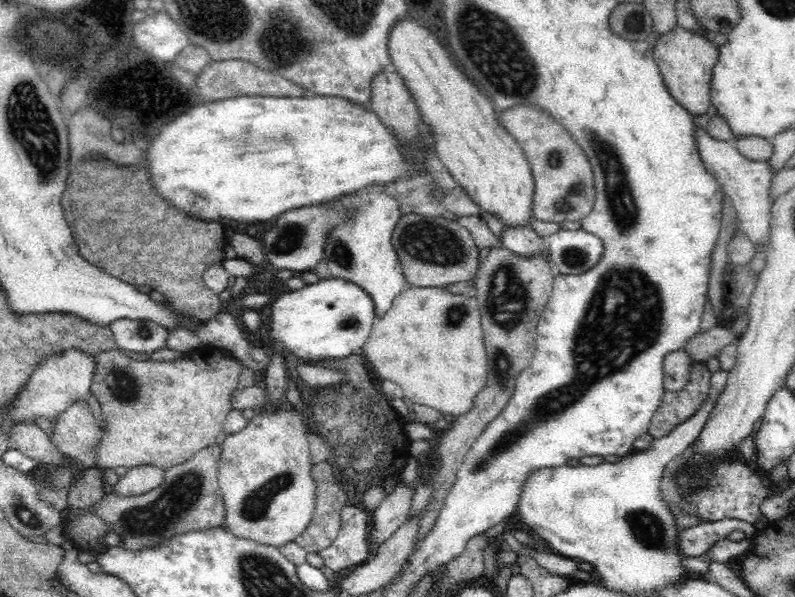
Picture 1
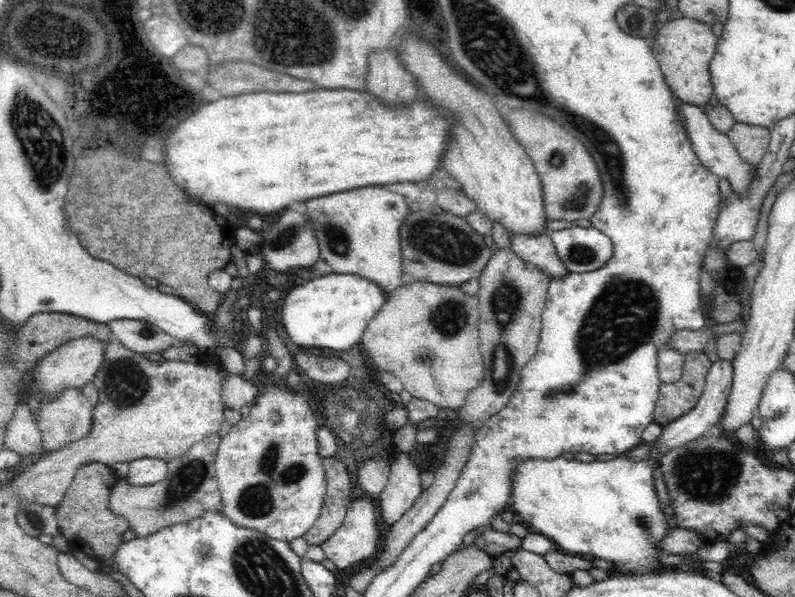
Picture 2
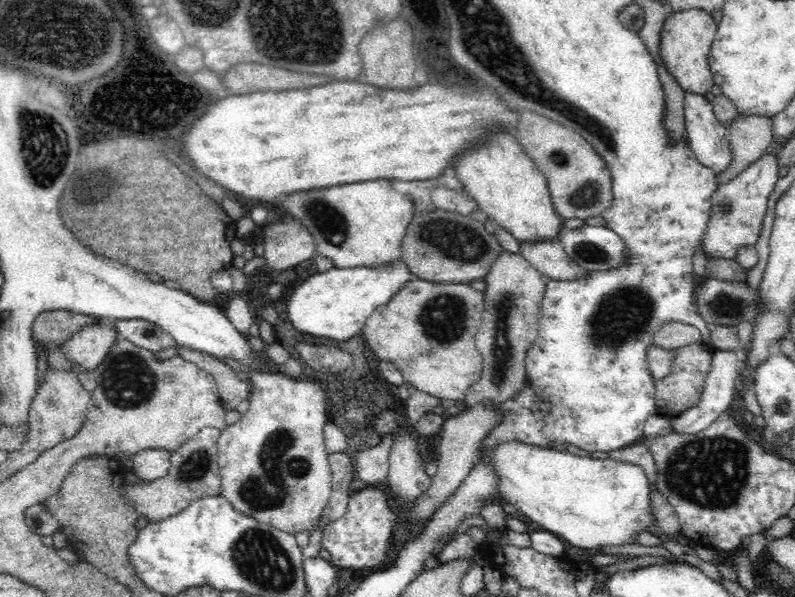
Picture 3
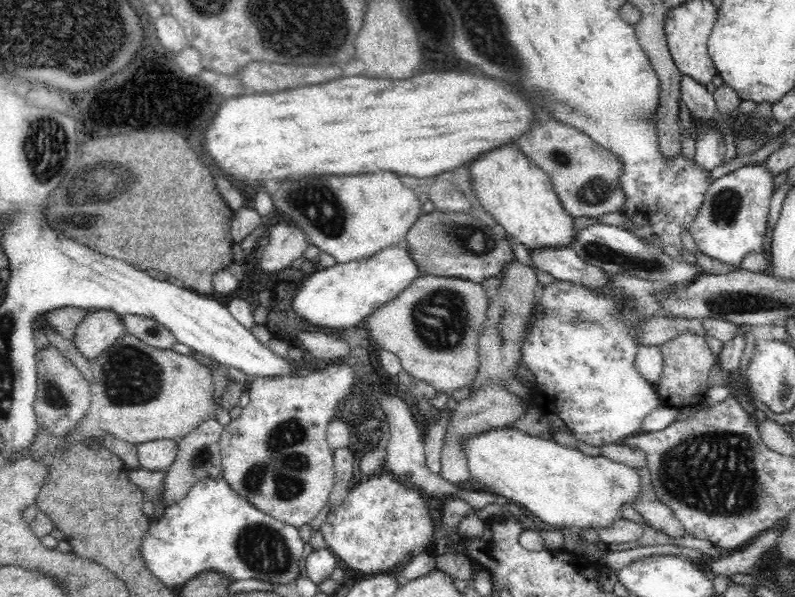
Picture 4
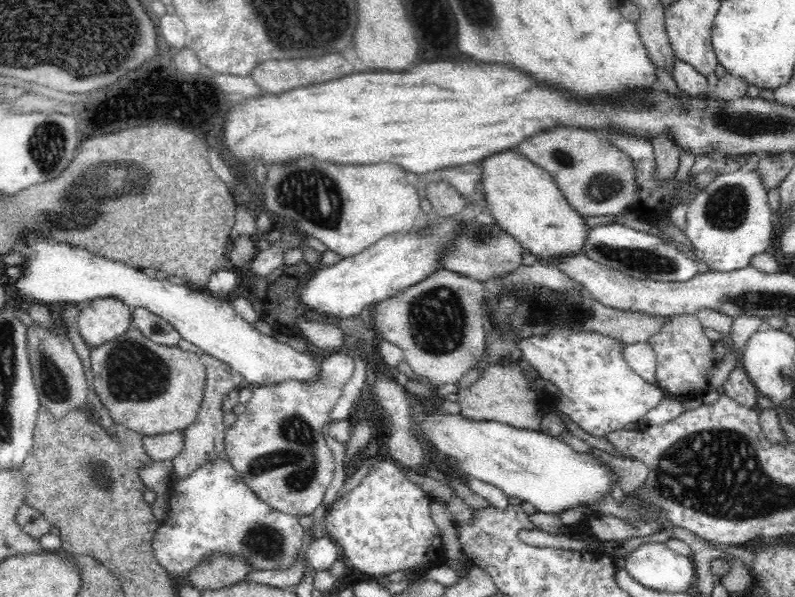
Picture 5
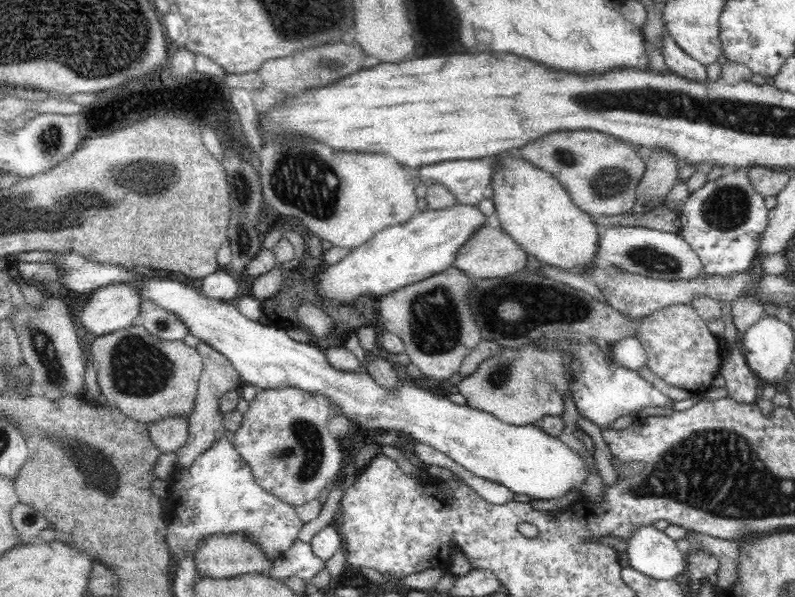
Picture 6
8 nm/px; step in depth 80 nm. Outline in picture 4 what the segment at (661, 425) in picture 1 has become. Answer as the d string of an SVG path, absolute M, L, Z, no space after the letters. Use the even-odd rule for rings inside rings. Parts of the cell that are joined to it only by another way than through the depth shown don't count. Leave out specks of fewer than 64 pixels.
M684 330L679 337L672 338L659 348L664 356L664 370L658 382L653 385L662 405L679 409L682 413L697 408L708 392L709 374L717 364L716 356L707 341L692 330Z

